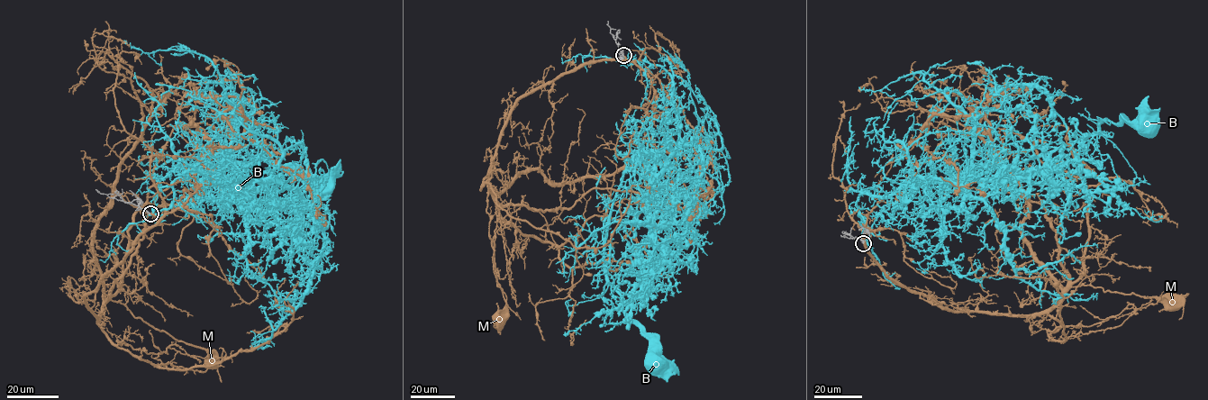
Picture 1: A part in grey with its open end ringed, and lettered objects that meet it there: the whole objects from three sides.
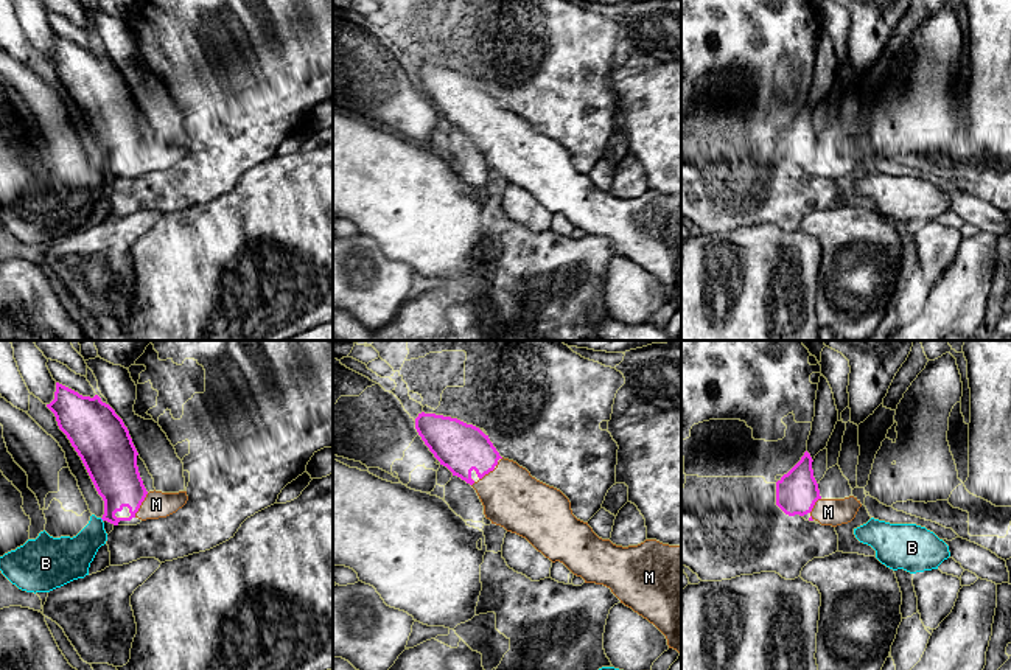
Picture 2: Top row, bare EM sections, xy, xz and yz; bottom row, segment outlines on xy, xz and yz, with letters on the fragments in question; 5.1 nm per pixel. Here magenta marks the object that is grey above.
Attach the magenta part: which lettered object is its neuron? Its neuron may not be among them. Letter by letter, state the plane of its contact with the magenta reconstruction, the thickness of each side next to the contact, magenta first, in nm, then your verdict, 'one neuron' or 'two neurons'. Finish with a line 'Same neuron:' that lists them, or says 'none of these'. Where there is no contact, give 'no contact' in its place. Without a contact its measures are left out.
B: no contact; two neurons
M: contact in xy; calibres 260 and 140 nm; one neuron
Same neuron: M

